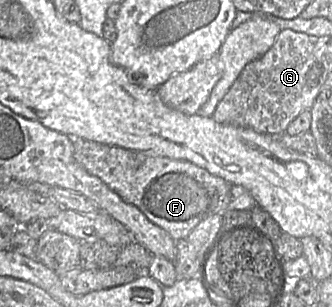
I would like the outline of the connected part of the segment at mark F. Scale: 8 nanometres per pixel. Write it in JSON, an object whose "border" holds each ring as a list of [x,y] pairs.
{"border":[[[73,138],[74,158],[90,174],[100,178],[124,201],[135,205],[175,241],[186,239],[202,220],[229,210],[232,184],[189,161]]]}

